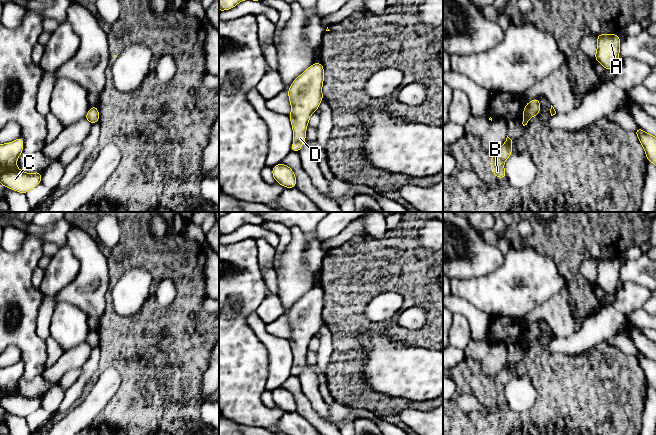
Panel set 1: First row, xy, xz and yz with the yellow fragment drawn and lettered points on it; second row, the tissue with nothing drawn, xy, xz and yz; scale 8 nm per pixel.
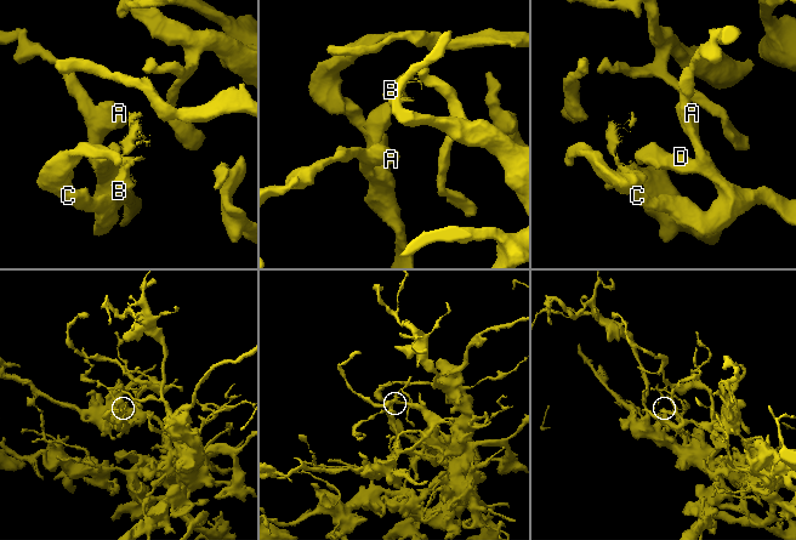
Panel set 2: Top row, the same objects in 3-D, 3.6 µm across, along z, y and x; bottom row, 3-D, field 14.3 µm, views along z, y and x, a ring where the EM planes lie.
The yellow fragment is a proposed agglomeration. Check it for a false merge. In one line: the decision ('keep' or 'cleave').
cleave

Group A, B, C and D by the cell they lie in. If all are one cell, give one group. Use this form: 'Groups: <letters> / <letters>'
Groups: A C D / B

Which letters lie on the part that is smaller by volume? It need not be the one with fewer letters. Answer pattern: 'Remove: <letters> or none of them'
Remove: B

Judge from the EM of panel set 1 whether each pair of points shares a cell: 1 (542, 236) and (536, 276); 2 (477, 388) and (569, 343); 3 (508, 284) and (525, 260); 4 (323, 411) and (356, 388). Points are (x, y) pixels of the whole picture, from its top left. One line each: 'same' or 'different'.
1: different
2: different
3: same
4: different

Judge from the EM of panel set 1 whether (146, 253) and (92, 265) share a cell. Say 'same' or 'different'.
different

